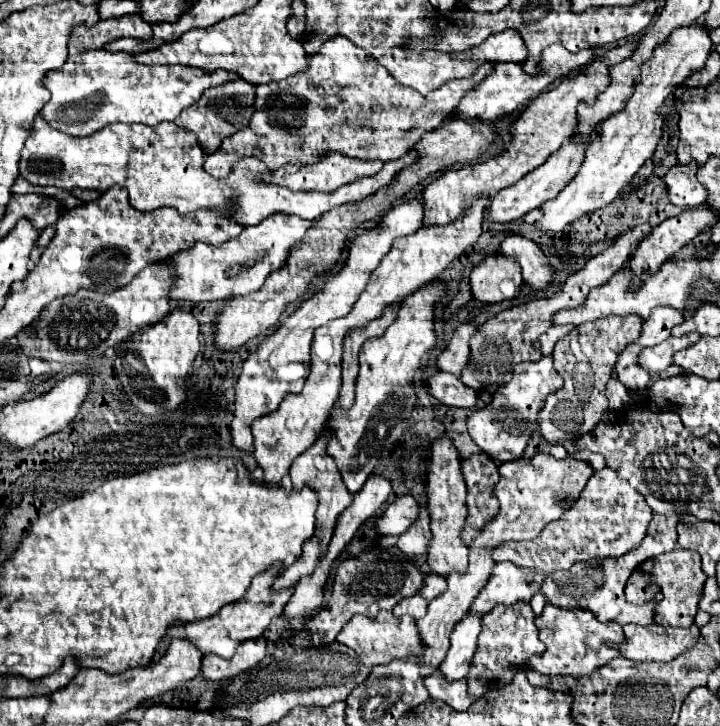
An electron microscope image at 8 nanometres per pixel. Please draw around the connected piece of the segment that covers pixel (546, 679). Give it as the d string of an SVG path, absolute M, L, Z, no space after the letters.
M527 670L527 678L531 684L535 686L543 686L543 688L551 688L551 676L545 676L545 674L539 674L535 670Z

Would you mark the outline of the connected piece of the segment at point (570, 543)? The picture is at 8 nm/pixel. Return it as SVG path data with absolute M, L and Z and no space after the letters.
M603 468L589 478L575 506L571 506L571 510L567 510L559 522L549 522L543 528L543 534L531 542L507 542L495 548L493 560L511 560L517 566L531 566L551 574L553 570L571 568L577 560L589 560L593 556L621 556L639 546L647 532L651 508L645 502L645 497L619 472Z

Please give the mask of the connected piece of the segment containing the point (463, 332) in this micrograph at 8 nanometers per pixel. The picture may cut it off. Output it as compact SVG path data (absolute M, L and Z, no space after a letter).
M467 324L459 326L455 330L449 346L437 358L437 368L443 372L449 372L449 374L455 374L455 376L463 374L463 366L467 366L469 356L471 356L469 340L473 334L475 334L473 326L467 326Z

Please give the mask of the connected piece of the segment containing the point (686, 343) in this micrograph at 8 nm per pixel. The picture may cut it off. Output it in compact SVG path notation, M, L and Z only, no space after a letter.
M685 334L679 338L667 338L665 342L661 342L659 346L647 348L639 354L639 364L649 370L649 372L663 372L665 368L669 368L673 362L673 354L679 350L689 348L691 344L695 344L699 340L699 334Z

